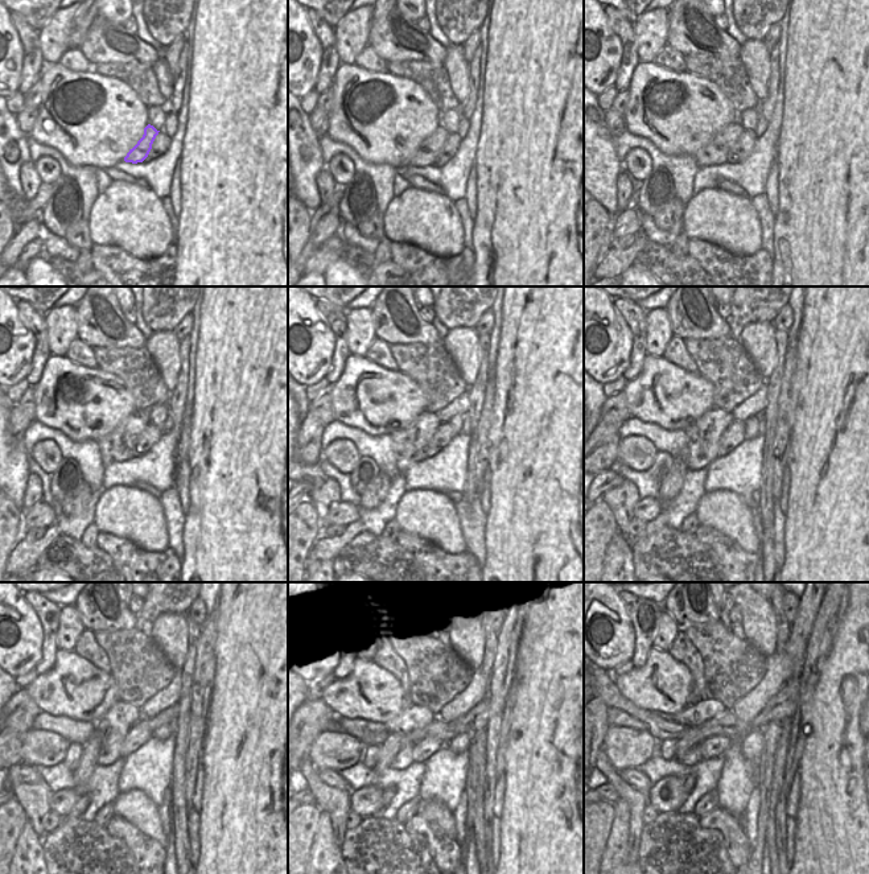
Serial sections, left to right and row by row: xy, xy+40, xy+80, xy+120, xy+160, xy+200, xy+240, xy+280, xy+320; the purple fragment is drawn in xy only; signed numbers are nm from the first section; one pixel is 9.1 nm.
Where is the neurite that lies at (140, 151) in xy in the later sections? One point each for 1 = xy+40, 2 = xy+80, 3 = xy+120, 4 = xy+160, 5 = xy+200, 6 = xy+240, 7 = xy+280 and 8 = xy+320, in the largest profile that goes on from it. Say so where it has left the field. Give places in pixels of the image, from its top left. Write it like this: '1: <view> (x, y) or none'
1: xy+40 (427, 153)
2: xy+80 (715, 153)
3: xy+120 (116, 446)
4: xy+160 (411, 444)
5: xy+200 (703, 436)
6: xy+240 (112, 726)
7: xy+280 (412, 716)
8: xy+320 (692, 716)

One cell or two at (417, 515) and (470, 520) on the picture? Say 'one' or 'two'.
two

